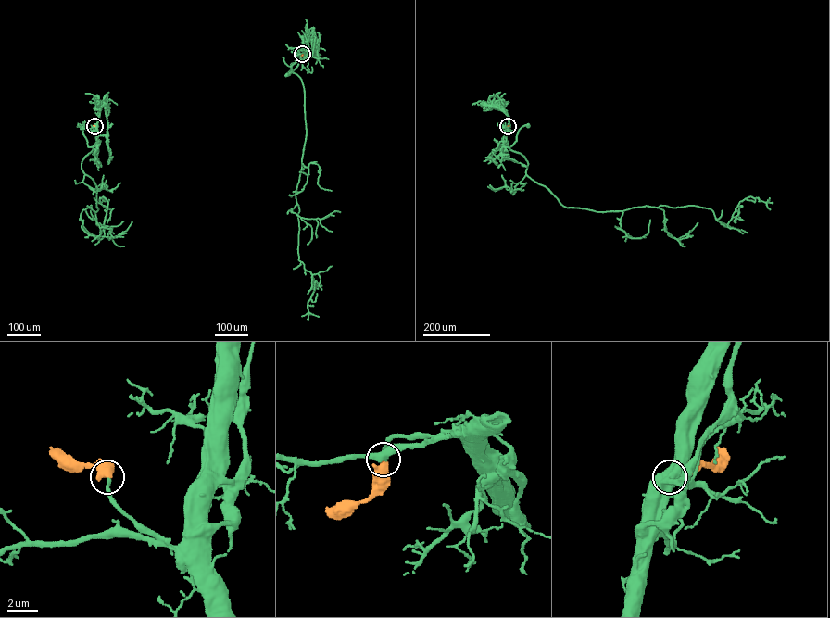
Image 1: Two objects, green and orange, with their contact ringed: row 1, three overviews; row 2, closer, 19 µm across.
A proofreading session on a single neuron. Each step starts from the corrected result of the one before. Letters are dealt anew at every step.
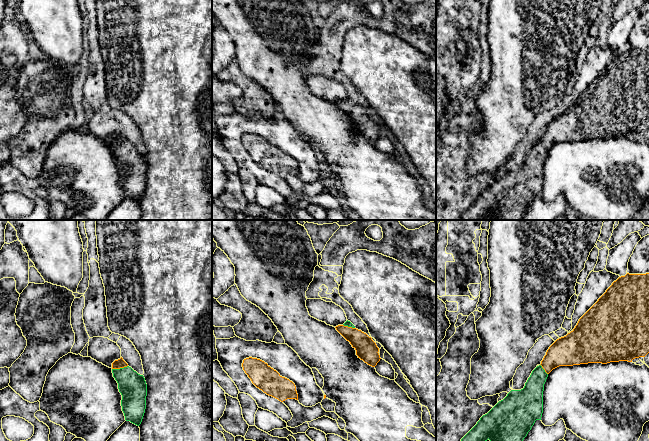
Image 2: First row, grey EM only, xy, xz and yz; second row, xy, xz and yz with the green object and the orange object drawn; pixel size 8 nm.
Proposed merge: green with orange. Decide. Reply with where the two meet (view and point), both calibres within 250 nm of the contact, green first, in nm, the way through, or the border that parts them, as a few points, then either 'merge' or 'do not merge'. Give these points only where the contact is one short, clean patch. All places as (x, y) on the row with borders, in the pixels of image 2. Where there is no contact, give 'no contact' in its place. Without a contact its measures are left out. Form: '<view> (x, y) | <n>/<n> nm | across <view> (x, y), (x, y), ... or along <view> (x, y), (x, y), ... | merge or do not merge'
xy (120, 368) | 220/80 nm | across xy (132, 386), (120, 368), (120, 363) | merge

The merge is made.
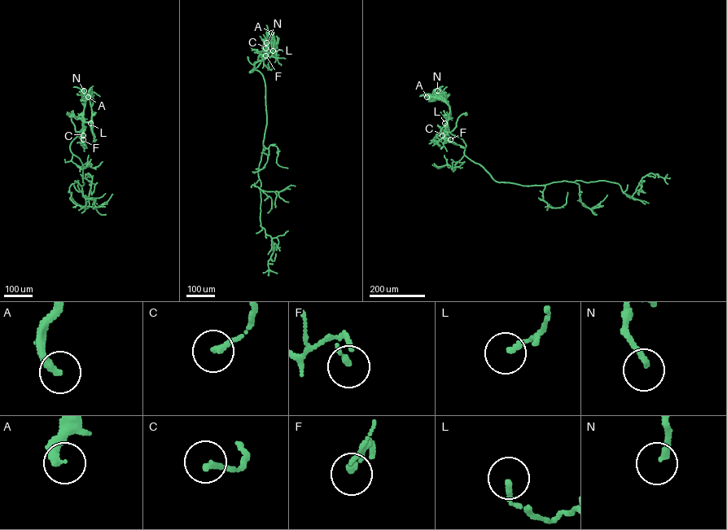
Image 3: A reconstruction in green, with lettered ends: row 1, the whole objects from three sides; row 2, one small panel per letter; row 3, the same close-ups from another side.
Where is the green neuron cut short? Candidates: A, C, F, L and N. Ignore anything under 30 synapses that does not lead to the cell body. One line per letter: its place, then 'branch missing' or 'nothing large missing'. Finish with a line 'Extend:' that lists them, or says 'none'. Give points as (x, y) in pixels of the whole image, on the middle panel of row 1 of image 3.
A: (271, 32) | nothing large missing
C: (265, 48) | nothing large missing
F: (265, 55) | nothing large missing
L: (273, 50) | nothing large missing
N: (266, 42) | nothing large missing
Extend: none

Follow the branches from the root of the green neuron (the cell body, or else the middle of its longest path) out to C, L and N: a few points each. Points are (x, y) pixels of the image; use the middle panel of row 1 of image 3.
C: (251, 71), (259, 55), (267, 52), (265, 48)
L: (251, 71), (259, 54), (273, 53), (273, 50)
N: (251, 71), (259, 55), (268, 54), (268, 38), (266, 42)

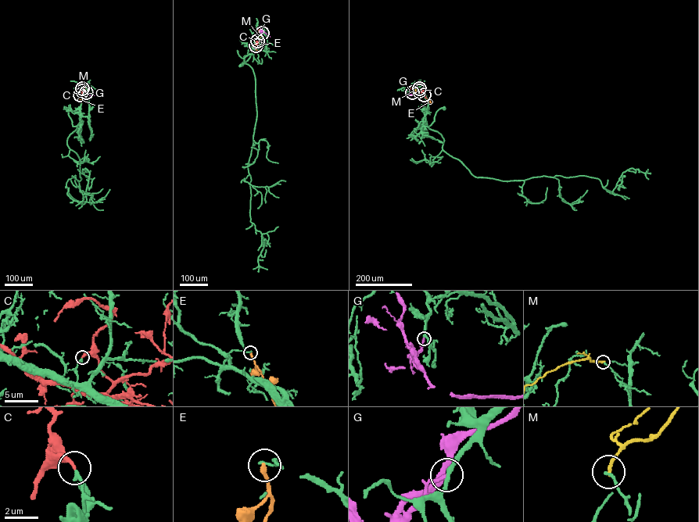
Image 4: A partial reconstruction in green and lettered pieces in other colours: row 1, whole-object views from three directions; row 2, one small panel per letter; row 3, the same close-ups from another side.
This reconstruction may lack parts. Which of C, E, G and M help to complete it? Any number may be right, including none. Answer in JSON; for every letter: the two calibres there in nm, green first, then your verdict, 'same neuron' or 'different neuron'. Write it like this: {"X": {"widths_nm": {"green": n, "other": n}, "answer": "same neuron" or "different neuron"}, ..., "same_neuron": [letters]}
{"C": {"widths_nm": {"green": 220, "other": 240}, "answer": "different neuron"}, "E": {"widths_nm": {"green": 140, "other": 260}, "answer": "different neuron"}, "G": {"widths_nm": {"green": 220, "other": 180}, "answer": "different neuron"}, "M": {"widths_nm": {"green": 200, "other": 200}, "answer": "different neuron"}, "same_neuron": []}

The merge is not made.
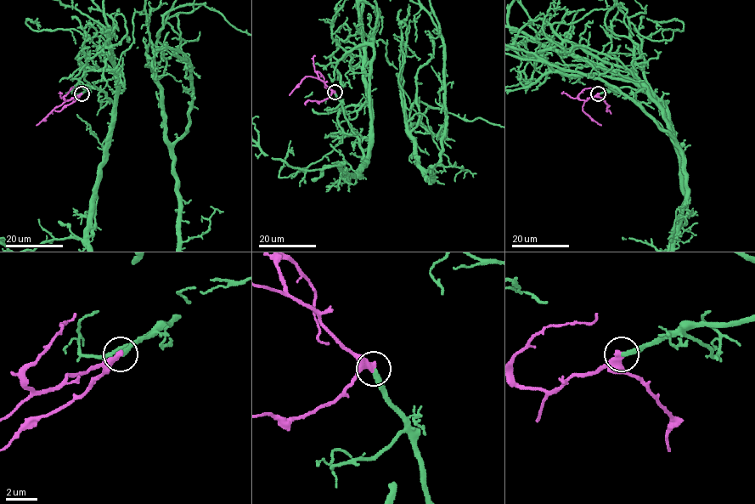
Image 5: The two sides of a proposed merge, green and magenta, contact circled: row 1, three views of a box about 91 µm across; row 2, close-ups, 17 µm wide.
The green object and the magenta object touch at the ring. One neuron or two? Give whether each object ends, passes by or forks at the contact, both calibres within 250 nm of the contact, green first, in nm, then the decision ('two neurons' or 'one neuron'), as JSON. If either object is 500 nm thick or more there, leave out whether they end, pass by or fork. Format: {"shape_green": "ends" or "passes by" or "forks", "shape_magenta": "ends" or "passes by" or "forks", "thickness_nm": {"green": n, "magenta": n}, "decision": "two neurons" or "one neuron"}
{"shape_green": "ends", "shape_magenta": "ends", "thickness_nm": {"green": 320, "magenta": 480}, "decision": "one neuron"}

